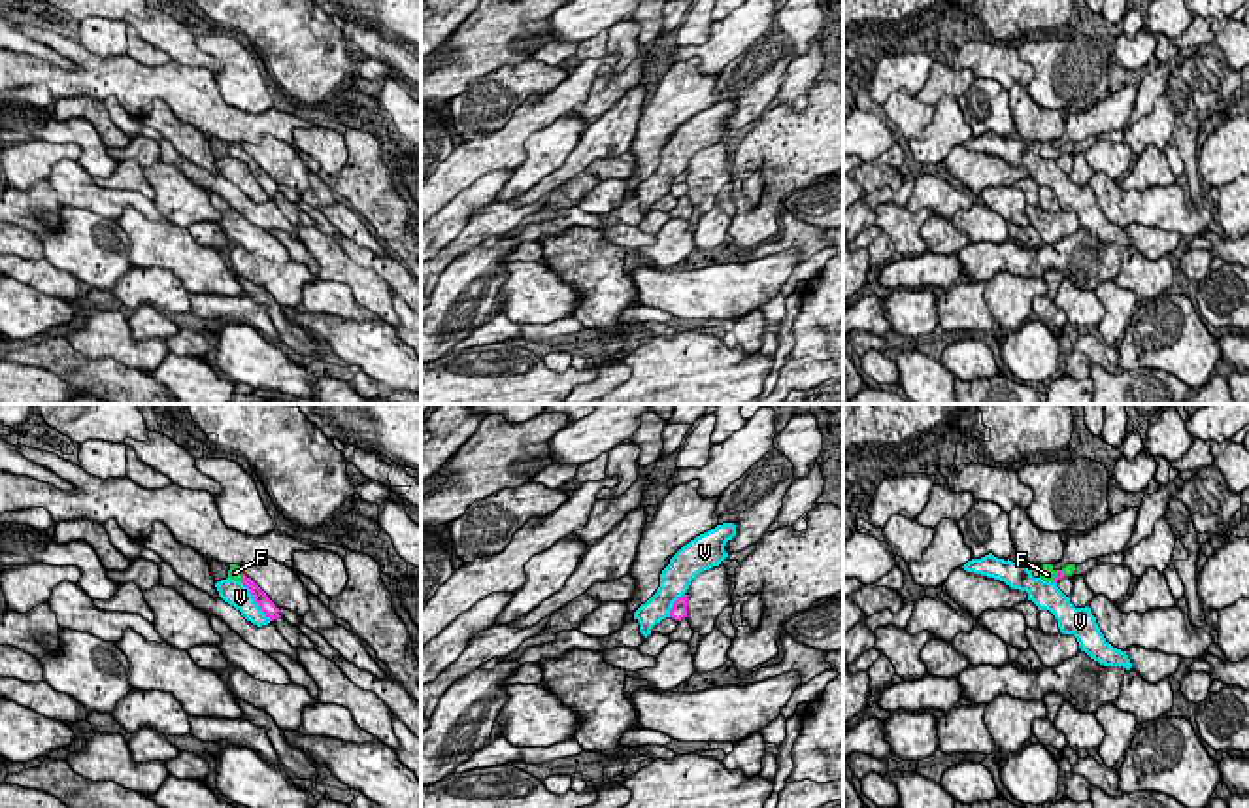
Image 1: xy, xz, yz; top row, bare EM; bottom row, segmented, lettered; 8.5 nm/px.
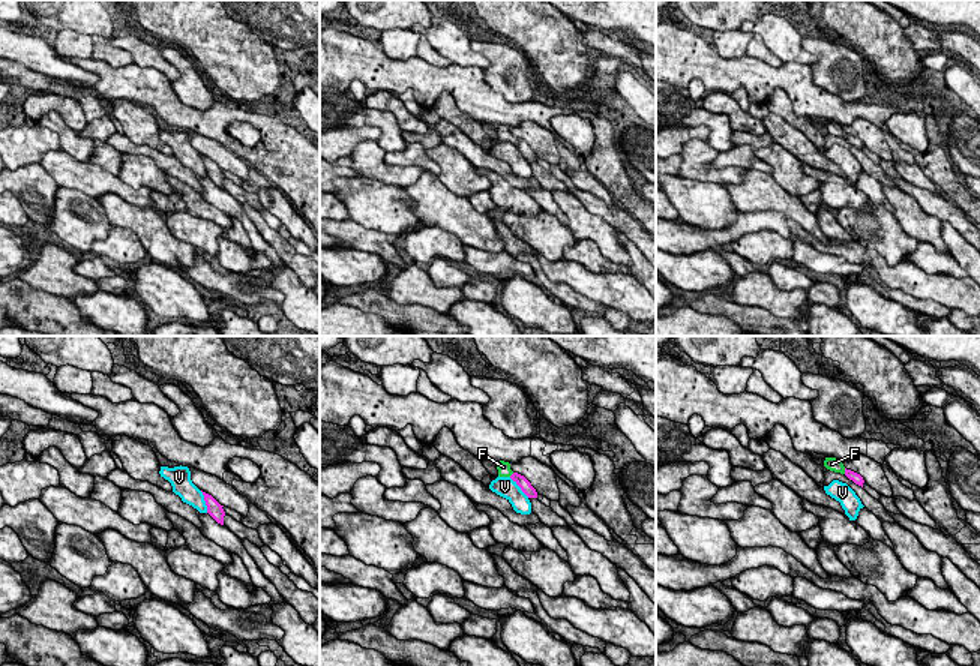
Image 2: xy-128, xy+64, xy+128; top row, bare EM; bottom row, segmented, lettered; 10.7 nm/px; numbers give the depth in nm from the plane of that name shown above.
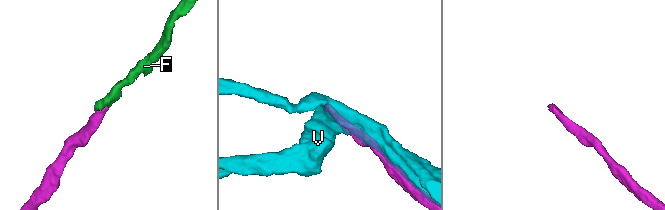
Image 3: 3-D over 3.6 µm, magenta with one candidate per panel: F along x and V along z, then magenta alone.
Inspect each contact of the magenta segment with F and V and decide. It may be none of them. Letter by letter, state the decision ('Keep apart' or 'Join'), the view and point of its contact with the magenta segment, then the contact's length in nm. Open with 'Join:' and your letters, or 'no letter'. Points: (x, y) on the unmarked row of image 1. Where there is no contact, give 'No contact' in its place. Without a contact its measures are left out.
Join: F
F: Join. Touches magenta at yz (1059, 153). Shared border 140 nm
V: Keep apart. Touches magenta at xy (255, 178). Shared border 420 nm

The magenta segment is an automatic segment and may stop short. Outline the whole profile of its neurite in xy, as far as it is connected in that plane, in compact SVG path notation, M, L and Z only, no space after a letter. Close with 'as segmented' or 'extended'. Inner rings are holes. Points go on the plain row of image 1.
M230 142L228 155L243 160L251 168L255 179L260 183L260 187L266 191L270 198L281 194L279 185L268 176L268 172L251 155L247 155L241 149L241 143Z; extended

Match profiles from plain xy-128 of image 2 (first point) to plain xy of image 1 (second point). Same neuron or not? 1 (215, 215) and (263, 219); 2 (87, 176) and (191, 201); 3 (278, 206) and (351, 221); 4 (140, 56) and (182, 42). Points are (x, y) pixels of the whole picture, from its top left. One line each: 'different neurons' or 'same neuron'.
1: different neurons
2: different neurons
3: same neuron
4: same neuron

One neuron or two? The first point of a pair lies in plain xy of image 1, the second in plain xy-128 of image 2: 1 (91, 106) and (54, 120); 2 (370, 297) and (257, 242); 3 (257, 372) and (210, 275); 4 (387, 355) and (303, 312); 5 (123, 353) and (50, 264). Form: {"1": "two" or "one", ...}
{"1": "two", "2": "two", "3": "two", "4": "one", "5": "one"}

